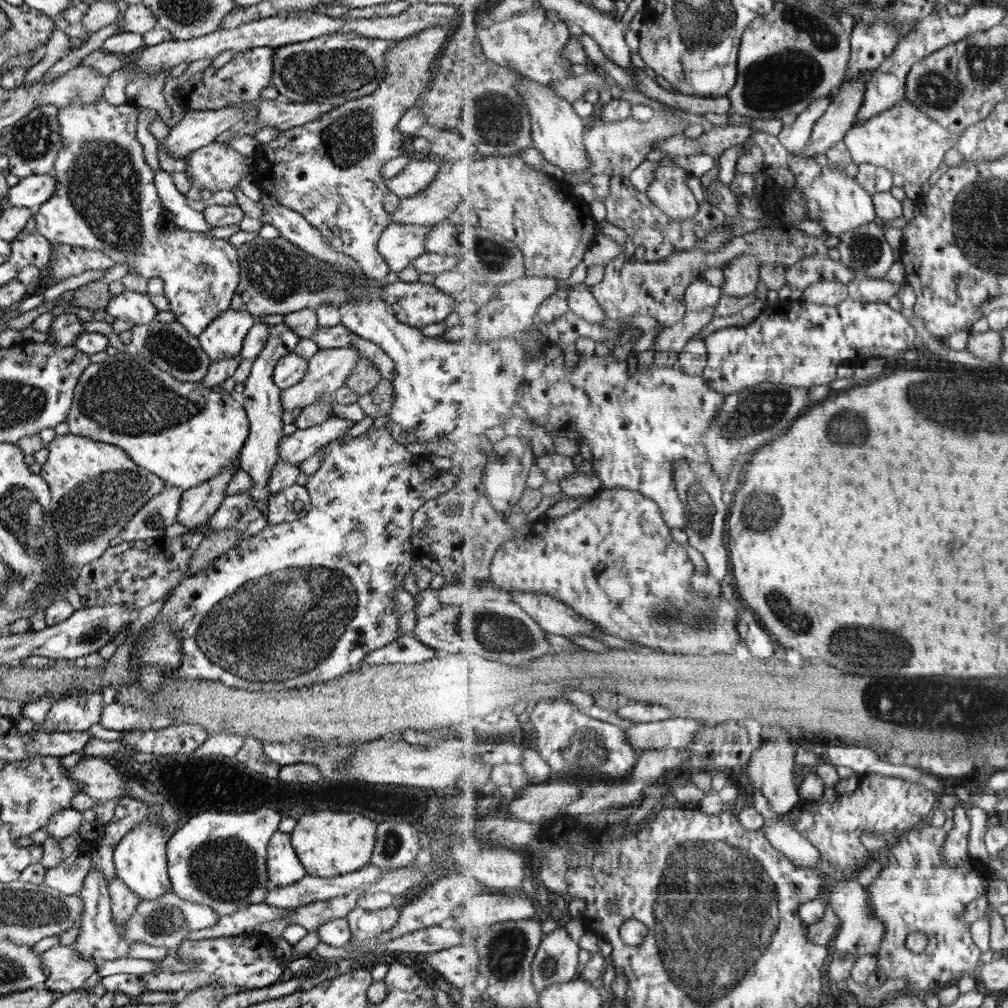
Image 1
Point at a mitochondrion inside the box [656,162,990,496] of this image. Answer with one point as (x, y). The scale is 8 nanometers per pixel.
(756, 413)

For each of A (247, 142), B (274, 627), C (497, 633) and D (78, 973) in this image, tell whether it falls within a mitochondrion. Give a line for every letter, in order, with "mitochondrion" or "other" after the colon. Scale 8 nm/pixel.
A: other
B: mitochondrion
C: mitochondrion
D: other

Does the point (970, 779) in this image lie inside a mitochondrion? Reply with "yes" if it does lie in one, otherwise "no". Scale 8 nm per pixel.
no

